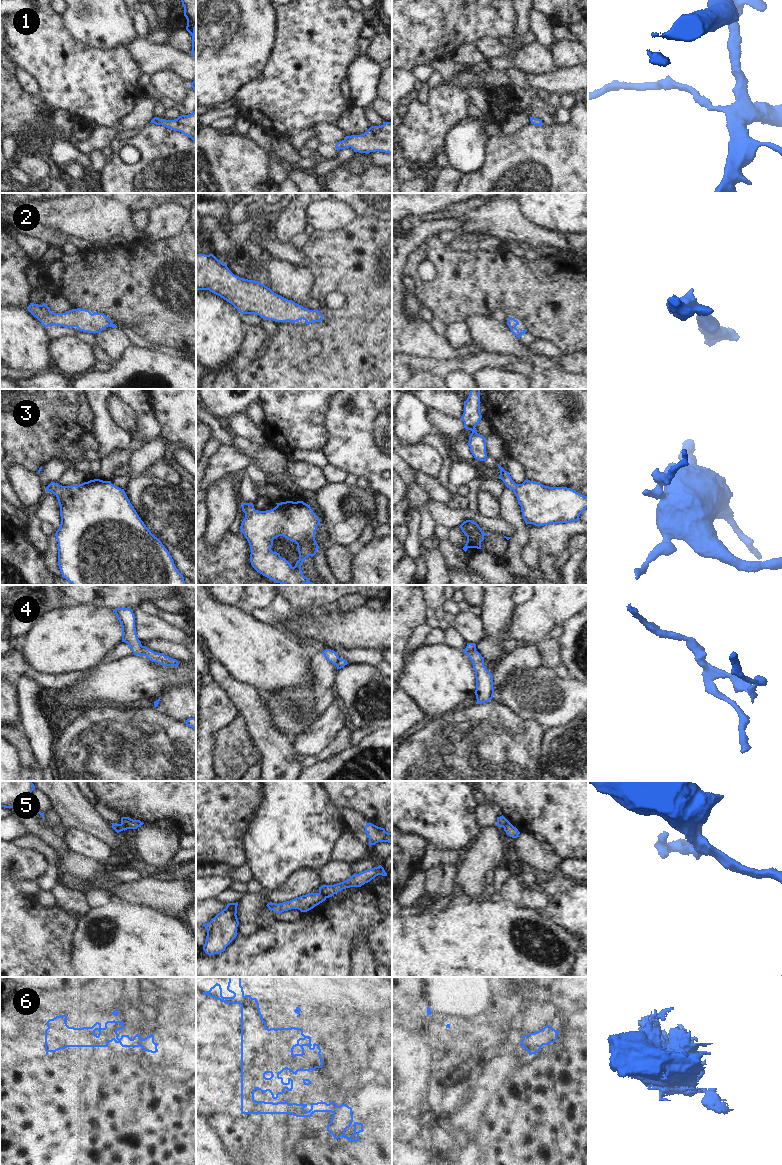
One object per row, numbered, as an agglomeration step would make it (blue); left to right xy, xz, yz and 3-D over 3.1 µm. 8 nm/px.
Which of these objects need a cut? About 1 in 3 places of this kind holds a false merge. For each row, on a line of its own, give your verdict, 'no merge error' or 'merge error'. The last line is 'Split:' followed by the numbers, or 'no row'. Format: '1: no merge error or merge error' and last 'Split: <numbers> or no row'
1: no merge error
2: no merge error
3: no merge error
4: merge error
5: merge error
6: merge error
Split: 4, 5, 6

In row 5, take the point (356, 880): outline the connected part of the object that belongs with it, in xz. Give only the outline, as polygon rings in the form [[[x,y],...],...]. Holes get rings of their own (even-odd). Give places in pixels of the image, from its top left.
[[[381,865],[365,870],[359,874],[354,873],[349,879],[343,882],[334,885],[322,885],[319,887],[319,893],[321,893],[326,898],[329,898],[343,889],[350,887],[361,887],[378,875],[387,876],[387,873]]]

